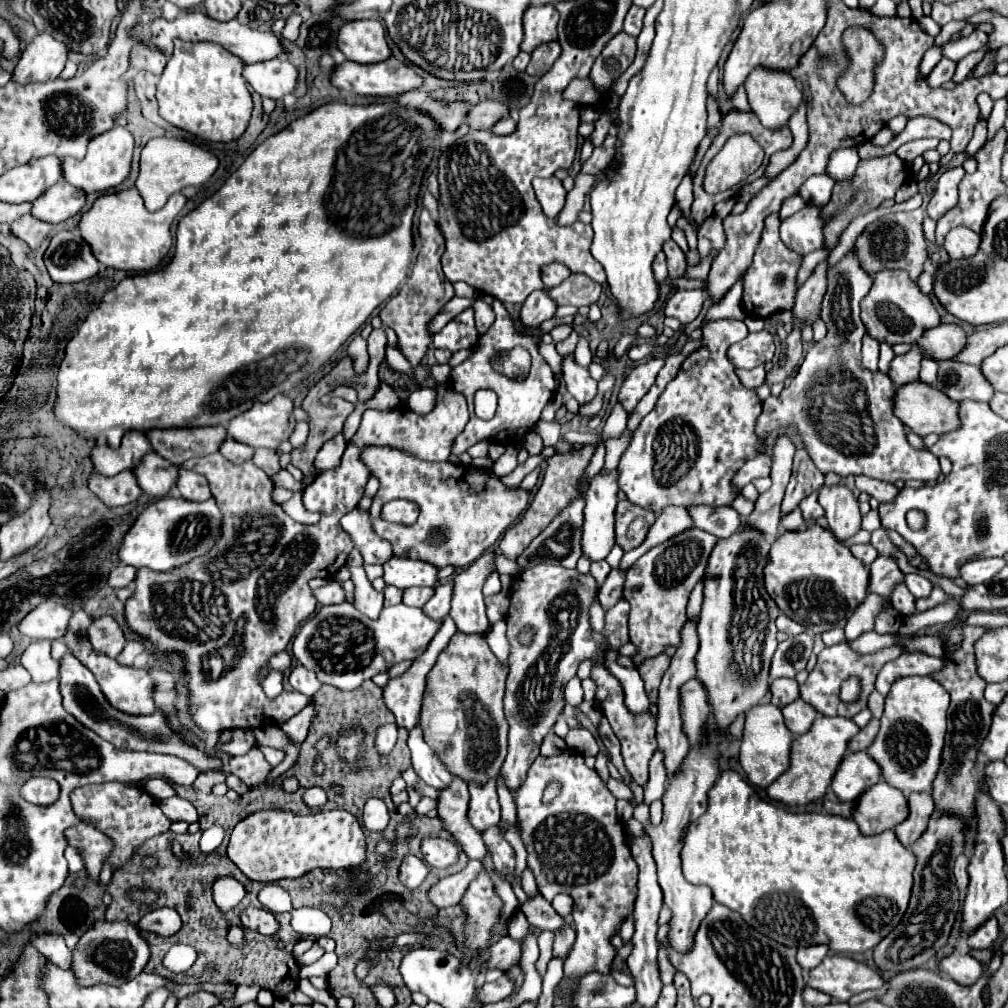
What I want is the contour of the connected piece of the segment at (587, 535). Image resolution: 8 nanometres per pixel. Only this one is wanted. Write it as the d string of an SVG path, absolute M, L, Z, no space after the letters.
M617 468L609 470L609 472L599 472L597 476L591 478L591 484L587 488L583 526L581 526L581 552L591 562L603 560L611 552L611 548L615 544L613 524L615 524L615 506L617 506L617 492L619 492L617 478L619 478L619 470Z

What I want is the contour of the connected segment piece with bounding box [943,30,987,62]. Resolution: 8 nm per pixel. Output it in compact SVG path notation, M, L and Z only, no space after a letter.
M975 30L973 34L957 40L957 42L947 42L943 46L943 56L947 56L953 62L959 62L961 58L965 58L967 54L979 50L983 44L987 44L987 34L981 30Z

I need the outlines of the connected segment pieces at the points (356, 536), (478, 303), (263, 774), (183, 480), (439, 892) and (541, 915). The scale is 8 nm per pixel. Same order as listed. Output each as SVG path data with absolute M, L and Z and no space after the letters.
M359 506L353 508L341 518L341 526L351 536L365 564L385 564L393 554L391 544L375 534L369 510L361 510Z
M479 298L475 300L473 310L475 310L475 326L477 326L477 332L479 334L485 334L487 328L489 328L489 324L495 320L495 314L493 314L491 306L487 302L479 300Z
M249 750L245 756L231 756L229 770L237 778L241 778L249 788L261 784L269 774L269 764L263 760L259 750Z
M181 468L179 472L179 484L177 490L181 492L181 496L185 500L193 500L193 502L203 502L211 498L211 490L209 490L209 482L205 480L205 476L185 470Z
M469 860L467 866L457 872L457 874L451 874L451 876L445 876L443 880L439 880L429 892L429 900L435 908L447 908L447 906L453 906L453 904L459 904L463 892L467 890L467 884L471 884L471 880L479 874L481 870L481 862L477 860Z
M541 894L527 898L521 906L523 914L527 916L529 924L537 930L555 930L559 926L563 926L563 920L551 906L551 902L547 902Z

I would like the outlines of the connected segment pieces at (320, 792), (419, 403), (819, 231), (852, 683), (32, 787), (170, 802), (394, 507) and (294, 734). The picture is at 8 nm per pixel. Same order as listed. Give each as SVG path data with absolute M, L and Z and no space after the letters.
M313 786L313 788L309 788L309 790L305 792L303 800L305 800L305 804L307 804L307 806L315 808L315 806L325 804L325 802L327 802L327 796L325 796L325 790L323 790L321 786Z
M417 388L407 398L407 406L409 406L409 410L413 410L417 414L427 414L435 406L435 396L437 396L435 388Z
M809 206L781 222L781 240L793 252L797 252L799 256L805 256L813 250L823 248L825 222L827 220L821 216L821 208Z
M849 676L847 680L843 680L841 684L841 692L839 692L839 698L843 702L857 702L859 700L859 694L861 694L861 680L857 676Z
M31 778L23 784L23 798L33 804L51 804L59 798L59 784L51 778Z
M179 796L161 800L159 806L161 806L161 810L165 812L165 816L171 818L173 822L177 822L177 820L185 820L185 822L191 824L191 822L197 822L197 820L199 820L199 814L197 814L195 806L193 806L191 802L187 802L187 800L179 798Z
M391 500L383 506L380 516L392 523L413 524L419 515L419 508L415 502L409 500Z
M309 702L309 706L305 706L295 718L287 720L285 724L279 724L279 728L285 732L285 736L293 744L301 744L307 738L307 730L311 726L311 720L313 720L313 702Z

